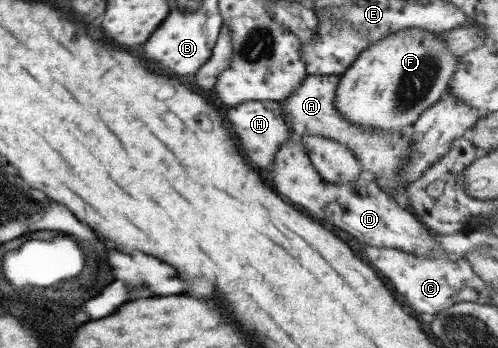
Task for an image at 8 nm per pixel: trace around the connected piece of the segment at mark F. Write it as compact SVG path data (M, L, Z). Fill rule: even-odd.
M405 27L372 42L338 76L334 107L349 124L370 127L378 133L410 129L424 109L447 92L448 81L457 66L444 39L433 31Z

